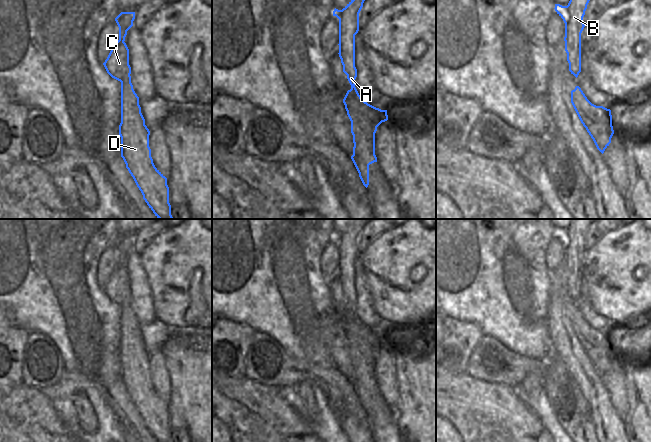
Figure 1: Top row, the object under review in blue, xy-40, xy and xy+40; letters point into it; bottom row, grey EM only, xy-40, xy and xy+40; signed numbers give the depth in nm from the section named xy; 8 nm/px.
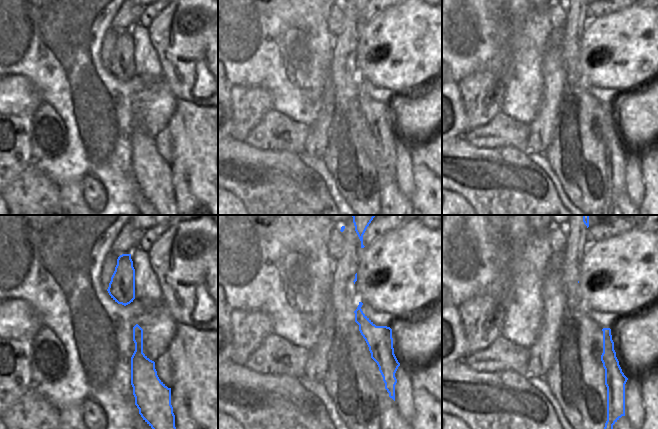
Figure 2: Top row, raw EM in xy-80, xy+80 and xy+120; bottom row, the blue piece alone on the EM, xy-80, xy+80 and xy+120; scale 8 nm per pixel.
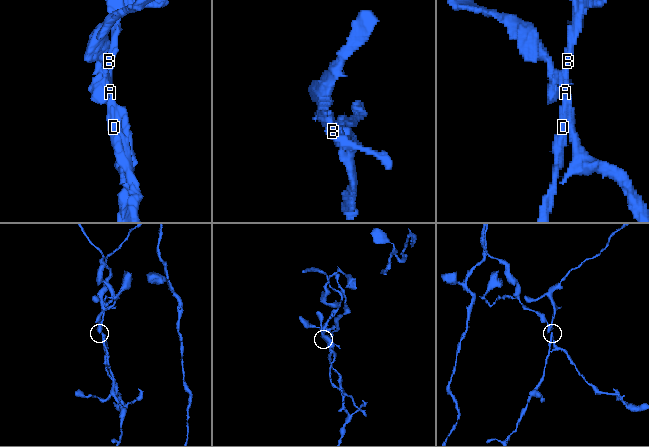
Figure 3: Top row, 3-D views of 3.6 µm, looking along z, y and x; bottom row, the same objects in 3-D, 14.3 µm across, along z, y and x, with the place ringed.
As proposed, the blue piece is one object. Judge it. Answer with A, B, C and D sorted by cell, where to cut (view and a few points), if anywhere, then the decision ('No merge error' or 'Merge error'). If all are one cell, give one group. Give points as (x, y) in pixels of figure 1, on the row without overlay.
Groups: A B D / C. Split along xy+40 (610, 337), (597, 347), (586, 352). Merge error

